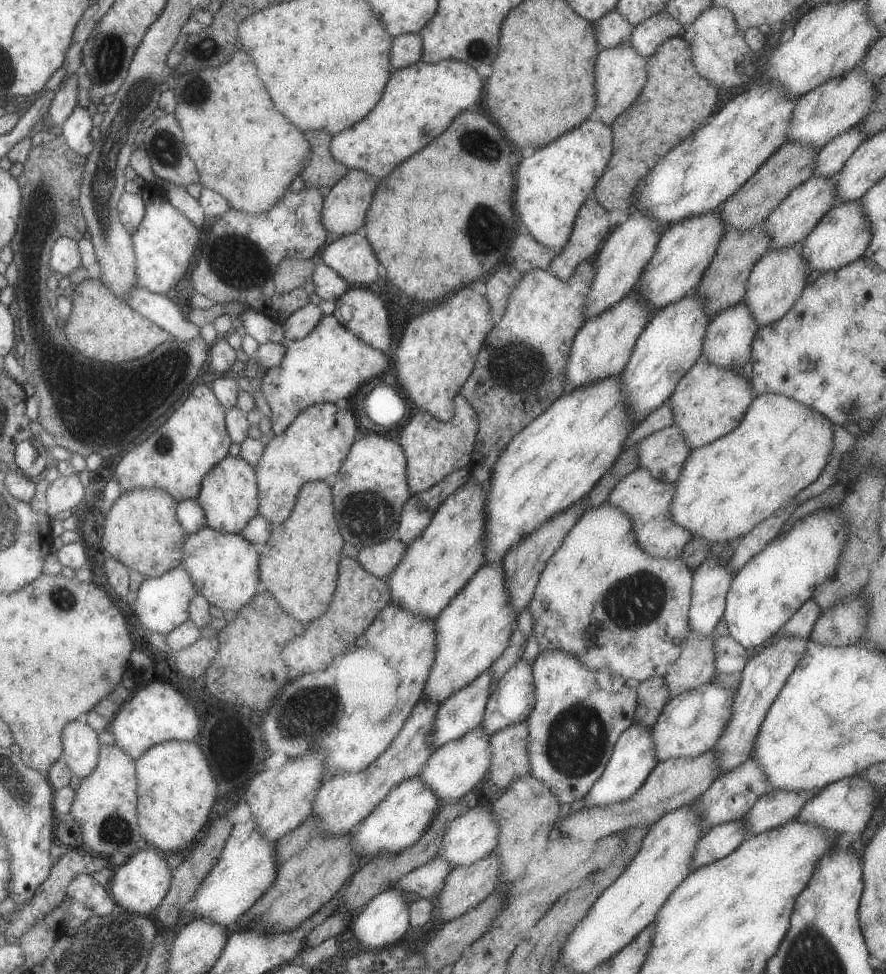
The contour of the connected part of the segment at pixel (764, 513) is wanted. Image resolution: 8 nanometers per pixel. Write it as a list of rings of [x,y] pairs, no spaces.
[[[763,394],[757,395],[756,398],[749,404],[748,410],[745,412],[742,422],[732,432],[716,439],[710,444],[691,450],[688,460],[685,462],[682,469],[681,477],[676,482],[676,494],[674,495],[672,504],[670,504],[670,512],[673,519],[683,526],[688,532],[693,534],[693,537],[699,536],[713,543],[723,543],[724,541],[732,541],[738,536],[748,534],[757,524],[765,521],[769,516],[772,516],[778,509],[781,509],[791,498],[794,498],[801,490],[810,486],[814,482],[824,468],[828,464],[828,457],[834,448],[834,434],[832,427],[835,424],[828,420],[826,416],[821,415],[813,408],[806,406],[804,403],[799,403],[797,400],[781,394]]]

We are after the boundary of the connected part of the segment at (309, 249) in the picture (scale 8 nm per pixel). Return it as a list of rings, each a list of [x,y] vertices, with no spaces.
[[[306,186],[298,193],[289,190],[268,212],[251,215],[232,208],[224,216],[216,218],[216,223],[206,236],[206,241],[200,250],[200,258],[198,258],[196,268],[192,272],[191,291],[203,294],[214,303],[241,302],[244,307],[250,307],[264,313],[280,324],[286,323],[291,314],[310,303],[310,297],[303,287],[291,290],[286,294],[278,294],[273,276],[282,259],[286,257],[296,259],[316,259],[318,257],[318,250],[328,240],[327,228],[321,219],[324,199],[324,190]]]

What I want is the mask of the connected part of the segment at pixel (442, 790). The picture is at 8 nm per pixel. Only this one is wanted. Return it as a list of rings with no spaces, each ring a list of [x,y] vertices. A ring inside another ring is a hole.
[[[480,724],[454,740],[441,744],[427,760],[421,778],[442,800],[458,802],[463,800],[471,790],[478,790],[479,782],[488,774],[493,759],[491,734]]]

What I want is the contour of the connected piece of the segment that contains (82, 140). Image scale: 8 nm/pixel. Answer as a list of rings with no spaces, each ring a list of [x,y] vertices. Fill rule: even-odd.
[[[77,104],[63,122],[59,133],[65,136],[68,146],[74,152],[88,157],[95,147],[95,141],[90,136],[92,127],[92,115],[89,110]]]

